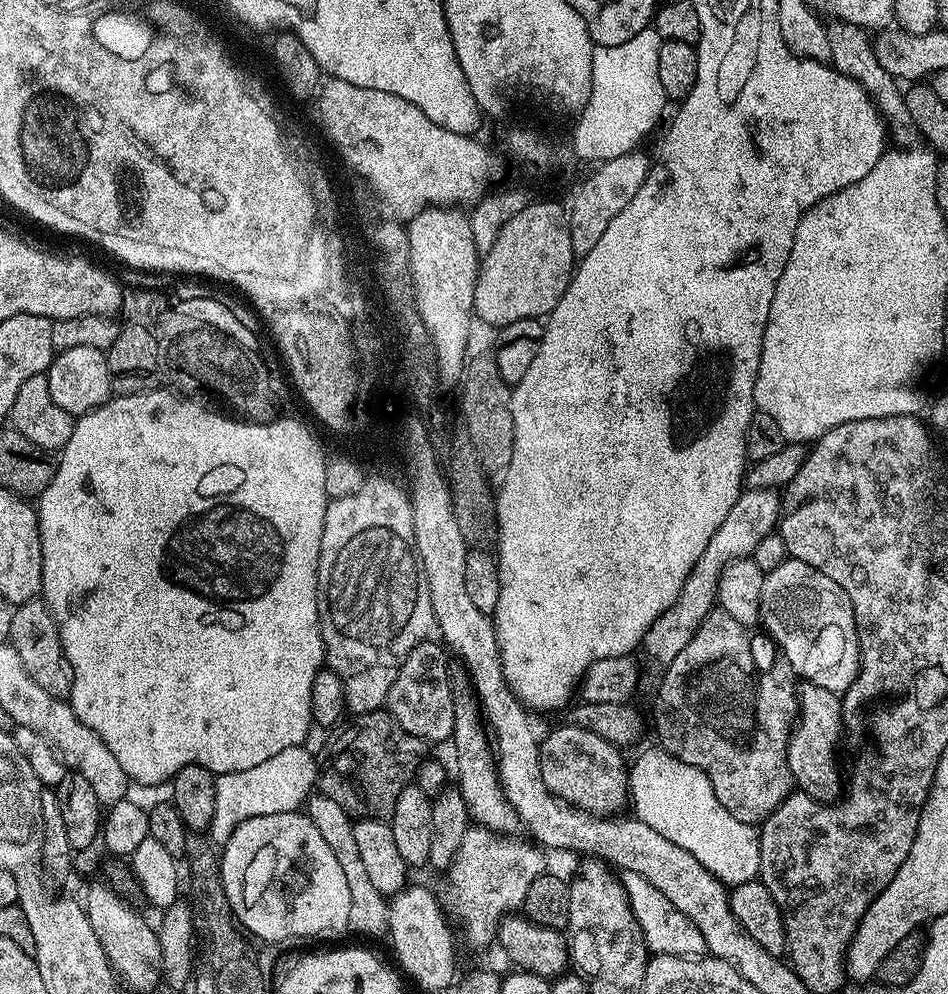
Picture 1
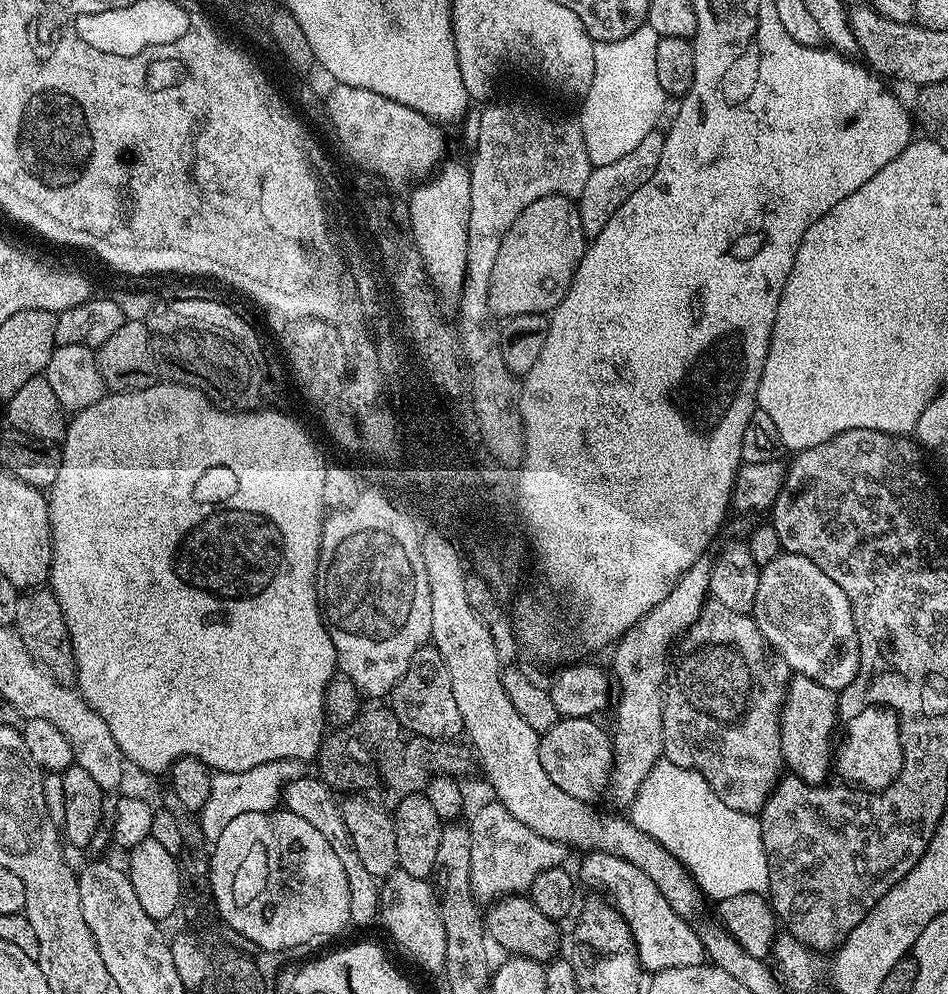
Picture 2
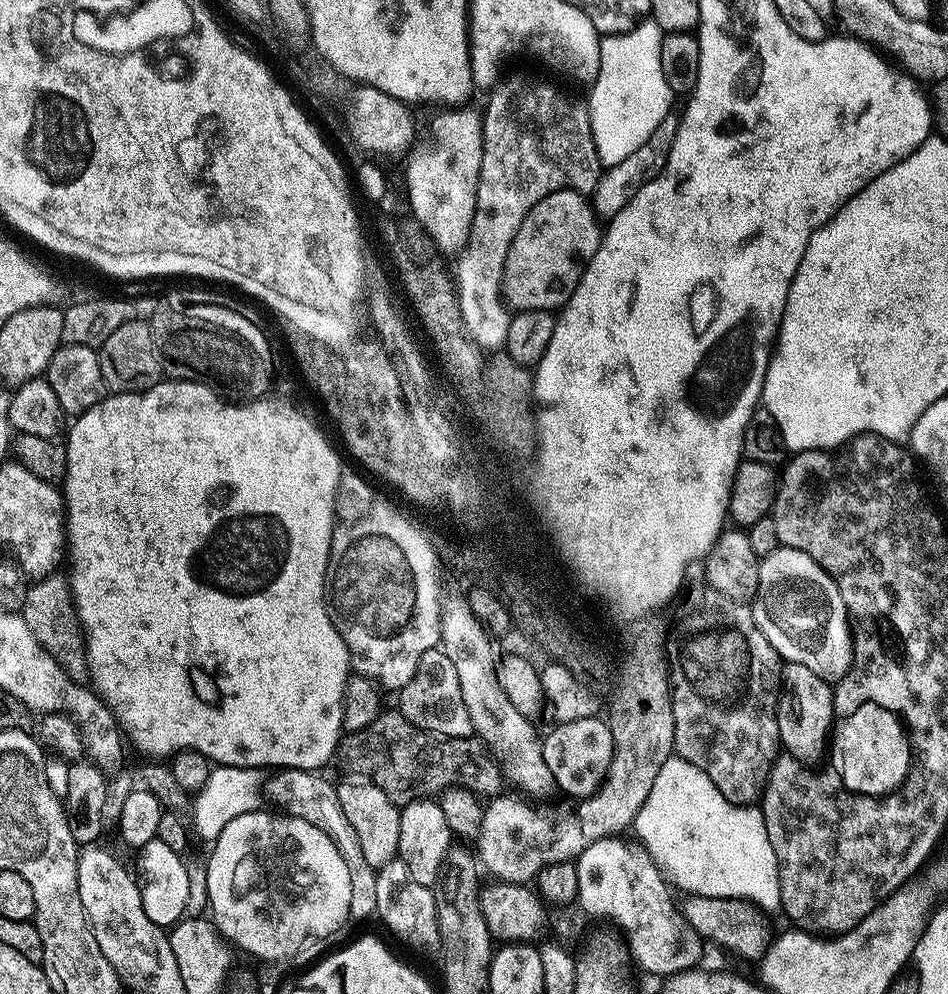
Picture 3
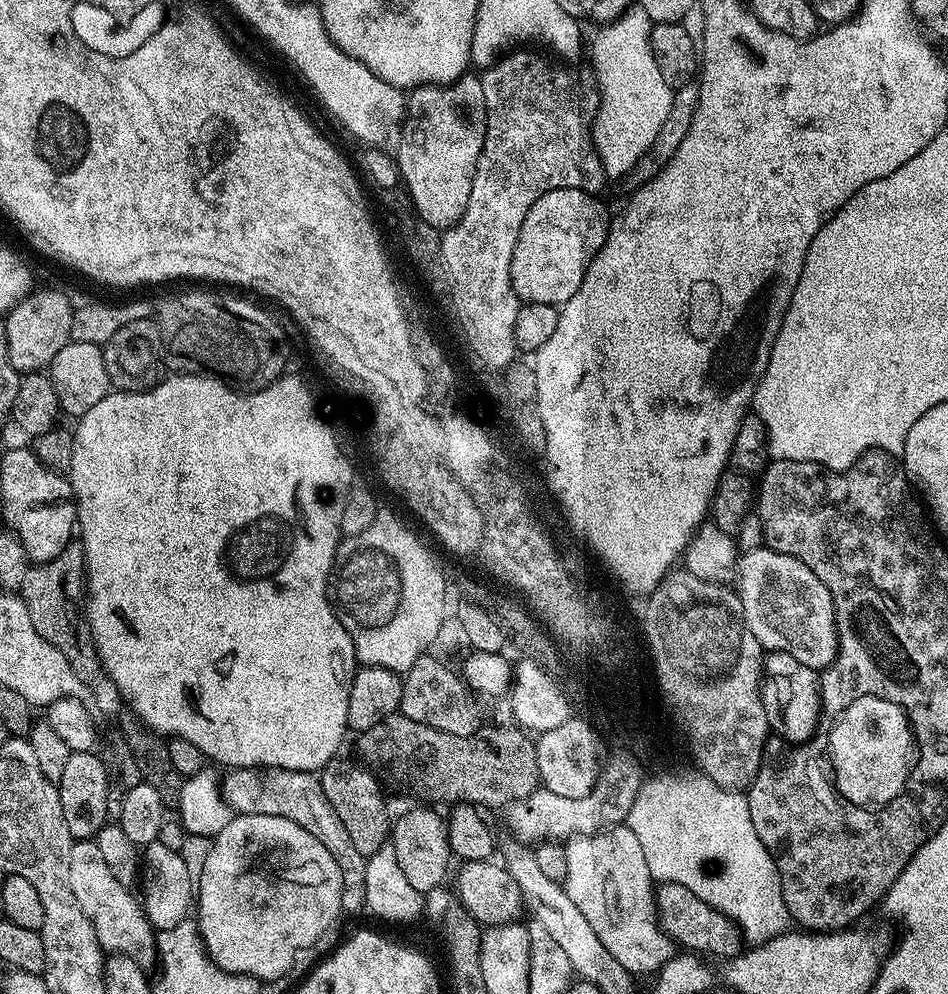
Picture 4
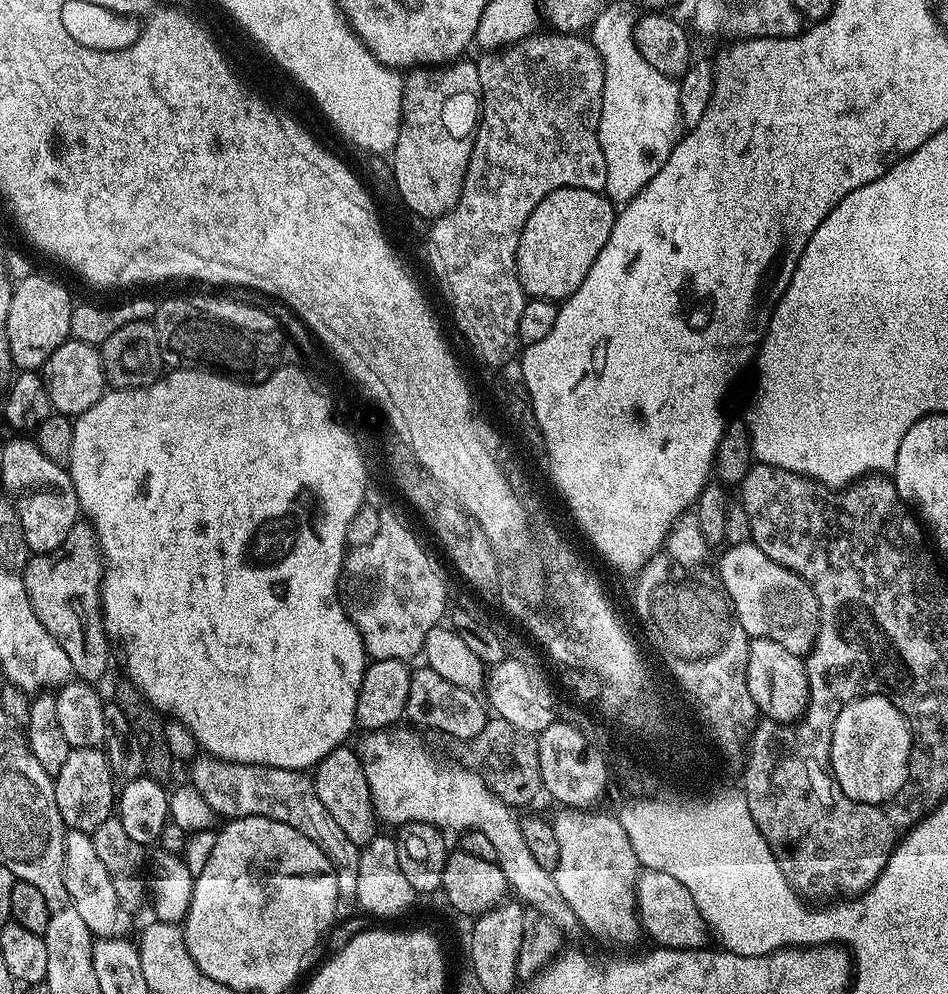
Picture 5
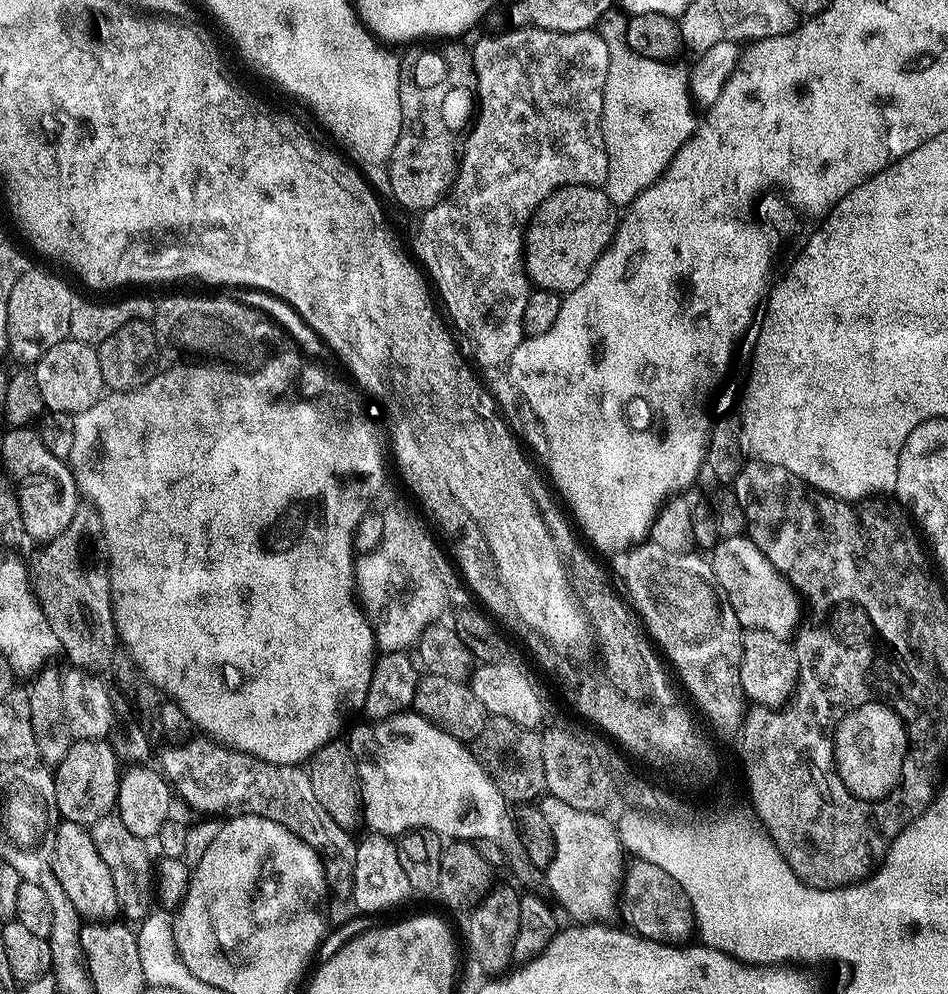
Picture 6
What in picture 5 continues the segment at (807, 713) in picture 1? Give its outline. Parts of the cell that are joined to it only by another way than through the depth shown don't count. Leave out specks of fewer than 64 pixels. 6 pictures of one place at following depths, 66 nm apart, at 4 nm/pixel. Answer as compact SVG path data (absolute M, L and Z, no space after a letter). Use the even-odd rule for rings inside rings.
M765 636L753 639L748 646L746 678L750 696L767 719L779 724L791 724L807 713L810 707L808 669L805 661L797 653L786 650L786 646Z

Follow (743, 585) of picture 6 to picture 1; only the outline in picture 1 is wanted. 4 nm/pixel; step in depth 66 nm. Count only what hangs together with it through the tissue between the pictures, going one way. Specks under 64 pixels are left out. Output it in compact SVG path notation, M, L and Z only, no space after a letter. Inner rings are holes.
M787 558L776 569L767 572L762 582L759 623L764 624L765 630L776 639L777 646L784 651L783 659L801 681L837 694L845 693L856 682L860 672L860 639L856 633L852 600L838 582L826 578L826 574L814 566Z

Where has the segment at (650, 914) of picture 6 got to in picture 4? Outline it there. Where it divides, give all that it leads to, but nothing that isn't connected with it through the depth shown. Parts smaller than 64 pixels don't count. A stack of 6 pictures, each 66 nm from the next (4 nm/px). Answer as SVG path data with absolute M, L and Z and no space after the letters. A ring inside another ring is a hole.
M661 883L656 888L656 915L660 917L661 928L681 949L691 950L696 954L709 952L712 956L724 956L723 958L741 955L742 933L740 927L714 906L702 902L702 898L698 898L698 894L686 890L686 886Z

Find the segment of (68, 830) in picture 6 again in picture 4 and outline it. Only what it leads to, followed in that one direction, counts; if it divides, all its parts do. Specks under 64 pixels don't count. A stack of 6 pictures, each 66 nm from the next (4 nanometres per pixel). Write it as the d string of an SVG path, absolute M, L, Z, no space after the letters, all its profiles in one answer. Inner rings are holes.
M95 839L75 841L70 850L70 890L74 890L74 898L78 906L82 906L82 914L90 918L94 926L94 934L105 953L128 956L140 967L148 970L157 963L156 951L157 931L152 927L144 912L144 905L132 893L129 885L118 882L106 866L102 854L98 851Z

